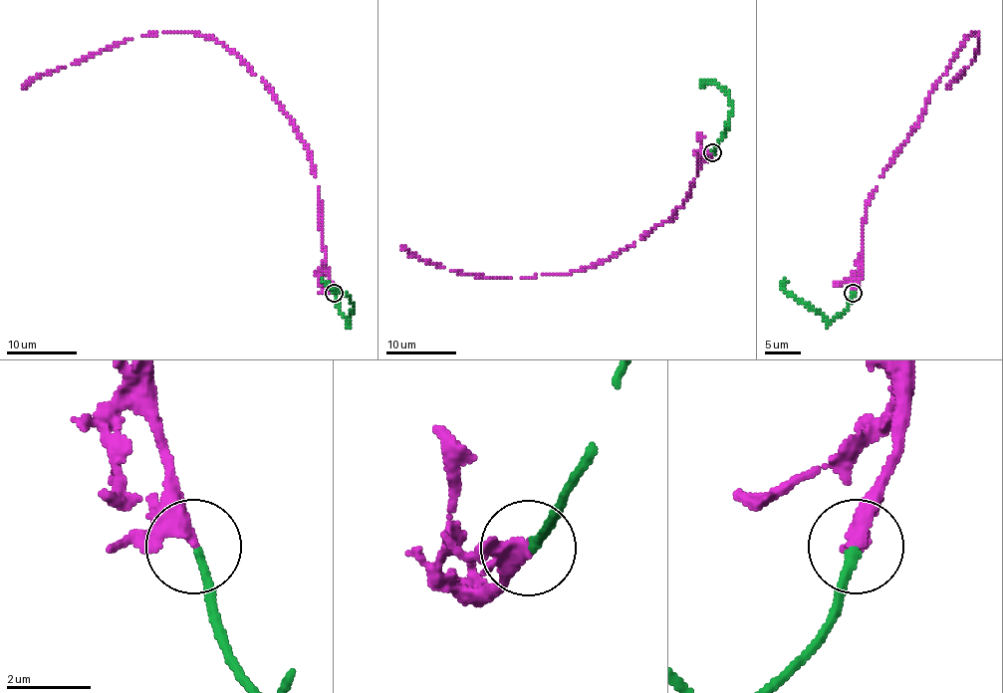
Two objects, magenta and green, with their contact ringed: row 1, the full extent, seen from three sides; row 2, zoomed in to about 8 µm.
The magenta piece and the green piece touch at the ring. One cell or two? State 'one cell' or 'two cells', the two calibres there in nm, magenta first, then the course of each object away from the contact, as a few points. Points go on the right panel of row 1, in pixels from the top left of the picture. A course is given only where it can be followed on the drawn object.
one cell; calibres 260 and 190 nm; course magenta (853, 293), (860, 276), (867, 201), (924, 111), (931, 89), (975, 31), (974, 59), (947, 88); course green (853, 293), (844, 311), (826, 320), (784, 288), (787, 281)

